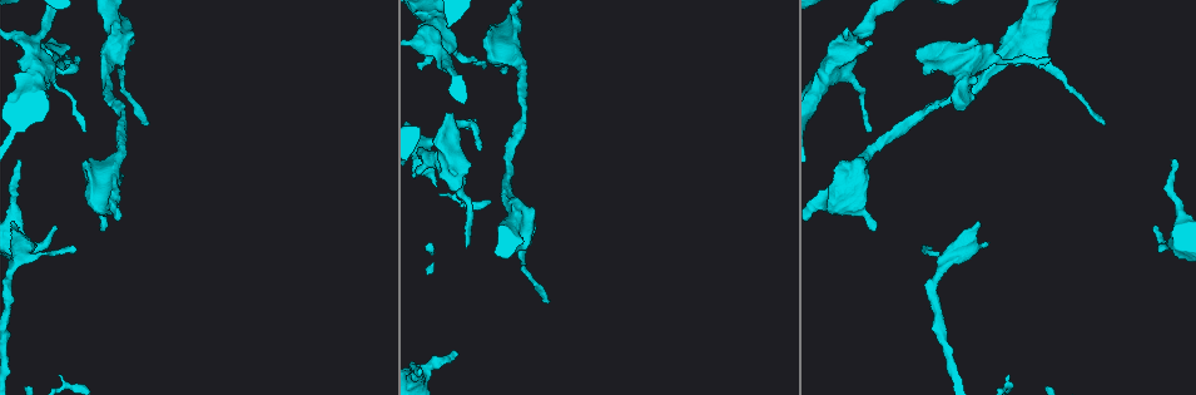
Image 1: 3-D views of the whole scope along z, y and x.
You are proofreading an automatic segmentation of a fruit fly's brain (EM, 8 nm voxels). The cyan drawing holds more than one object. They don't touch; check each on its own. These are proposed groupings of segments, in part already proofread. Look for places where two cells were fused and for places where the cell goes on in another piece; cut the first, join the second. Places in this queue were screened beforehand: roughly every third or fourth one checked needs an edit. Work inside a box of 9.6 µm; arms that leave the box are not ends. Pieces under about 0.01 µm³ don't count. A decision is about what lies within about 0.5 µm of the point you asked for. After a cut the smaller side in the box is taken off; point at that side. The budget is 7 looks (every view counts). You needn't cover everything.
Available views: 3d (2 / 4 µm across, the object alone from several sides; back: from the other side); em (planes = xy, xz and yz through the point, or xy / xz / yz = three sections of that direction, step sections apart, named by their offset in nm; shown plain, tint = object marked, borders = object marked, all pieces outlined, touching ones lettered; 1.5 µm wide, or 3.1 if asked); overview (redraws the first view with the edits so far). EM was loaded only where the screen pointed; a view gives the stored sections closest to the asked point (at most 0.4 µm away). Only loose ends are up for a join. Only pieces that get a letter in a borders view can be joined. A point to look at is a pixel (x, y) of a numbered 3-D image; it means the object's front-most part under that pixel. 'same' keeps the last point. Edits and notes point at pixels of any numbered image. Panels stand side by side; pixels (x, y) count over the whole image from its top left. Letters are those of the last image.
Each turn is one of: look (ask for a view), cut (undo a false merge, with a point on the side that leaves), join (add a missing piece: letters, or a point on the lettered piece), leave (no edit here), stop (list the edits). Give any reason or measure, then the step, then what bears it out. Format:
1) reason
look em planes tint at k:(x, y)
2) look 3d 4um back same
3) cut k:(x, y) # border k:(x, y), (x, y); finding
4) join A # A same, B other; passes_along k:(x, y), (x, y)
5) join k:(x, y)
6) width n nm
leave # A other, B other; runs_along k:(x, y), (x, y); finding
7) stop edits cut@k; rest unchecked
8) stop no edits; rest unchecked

free end
look 3d 4um at 1:(1157, 226)

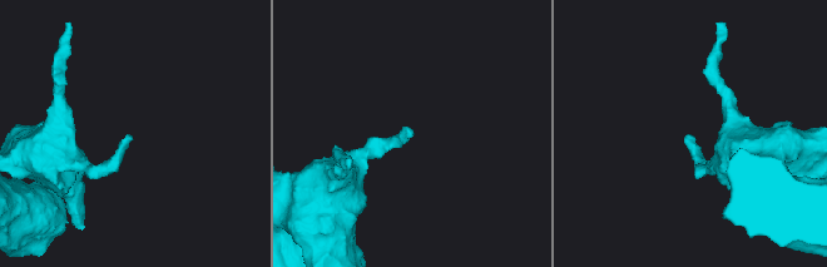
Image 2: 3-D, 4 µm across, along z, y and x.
need the tissue
look em planes borders at 2:(409, 134)

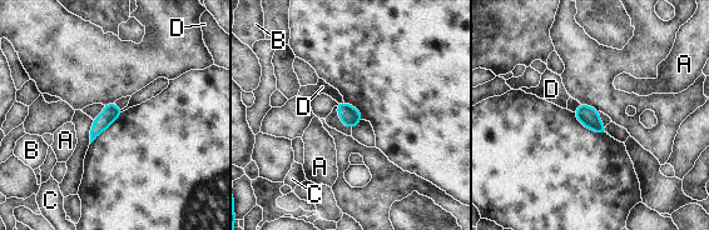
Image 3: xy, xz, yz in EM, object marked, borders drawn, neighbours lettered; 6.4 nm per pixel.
width 110 nm
leave # A other, B other, C other, D other; border 3:(343, 101), (337, 103); none of them fits

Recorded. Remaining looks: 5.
an open end
look em planes borders at 1:(503, 71)

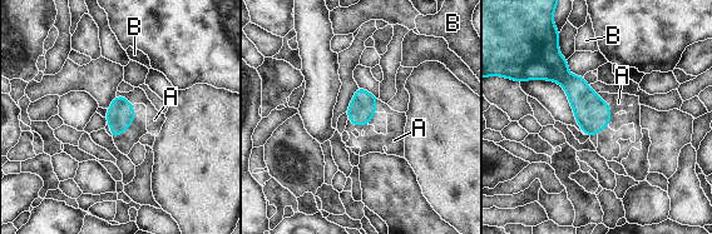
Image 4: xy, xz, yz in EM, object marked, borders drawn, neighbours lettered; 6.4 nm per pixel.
join A # A same, B other; passes_along 4:(592, 113), (609, 109), (618, 103); the cell continues

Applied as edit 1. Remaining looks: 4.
look overview

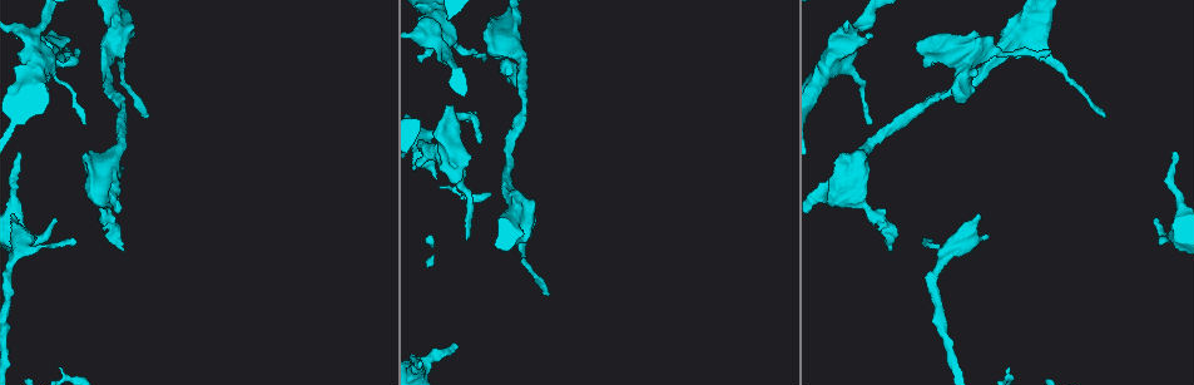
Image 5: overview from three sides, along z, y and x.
an open end
look em xy step 4 tint at 5:(955, 98)

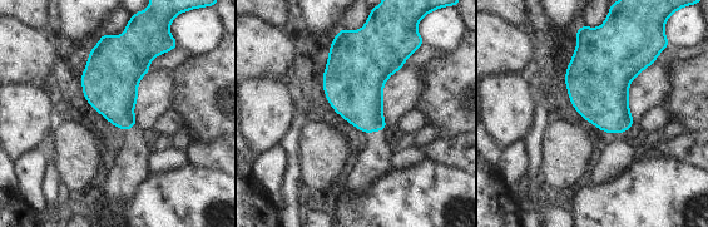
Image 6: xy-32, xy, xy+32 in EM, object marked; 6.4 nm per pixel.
cut it another way
look em planes borders same

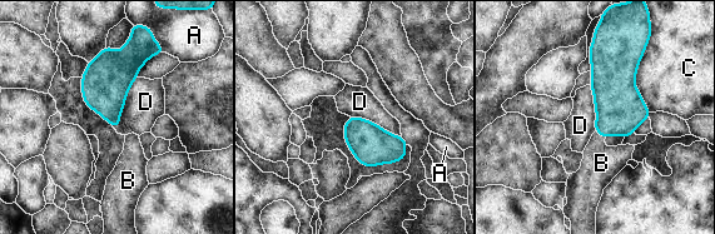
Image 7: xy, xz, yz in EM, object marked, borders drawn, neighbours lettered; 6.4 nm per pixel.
width 240 nm
join B # A other, B same, C other, D other; passes_along 7:(620, 109), (600, 134), (601, 163); it goes on there

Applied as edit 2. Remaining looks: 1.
stop edits join@4, join@7; rest unchecked

